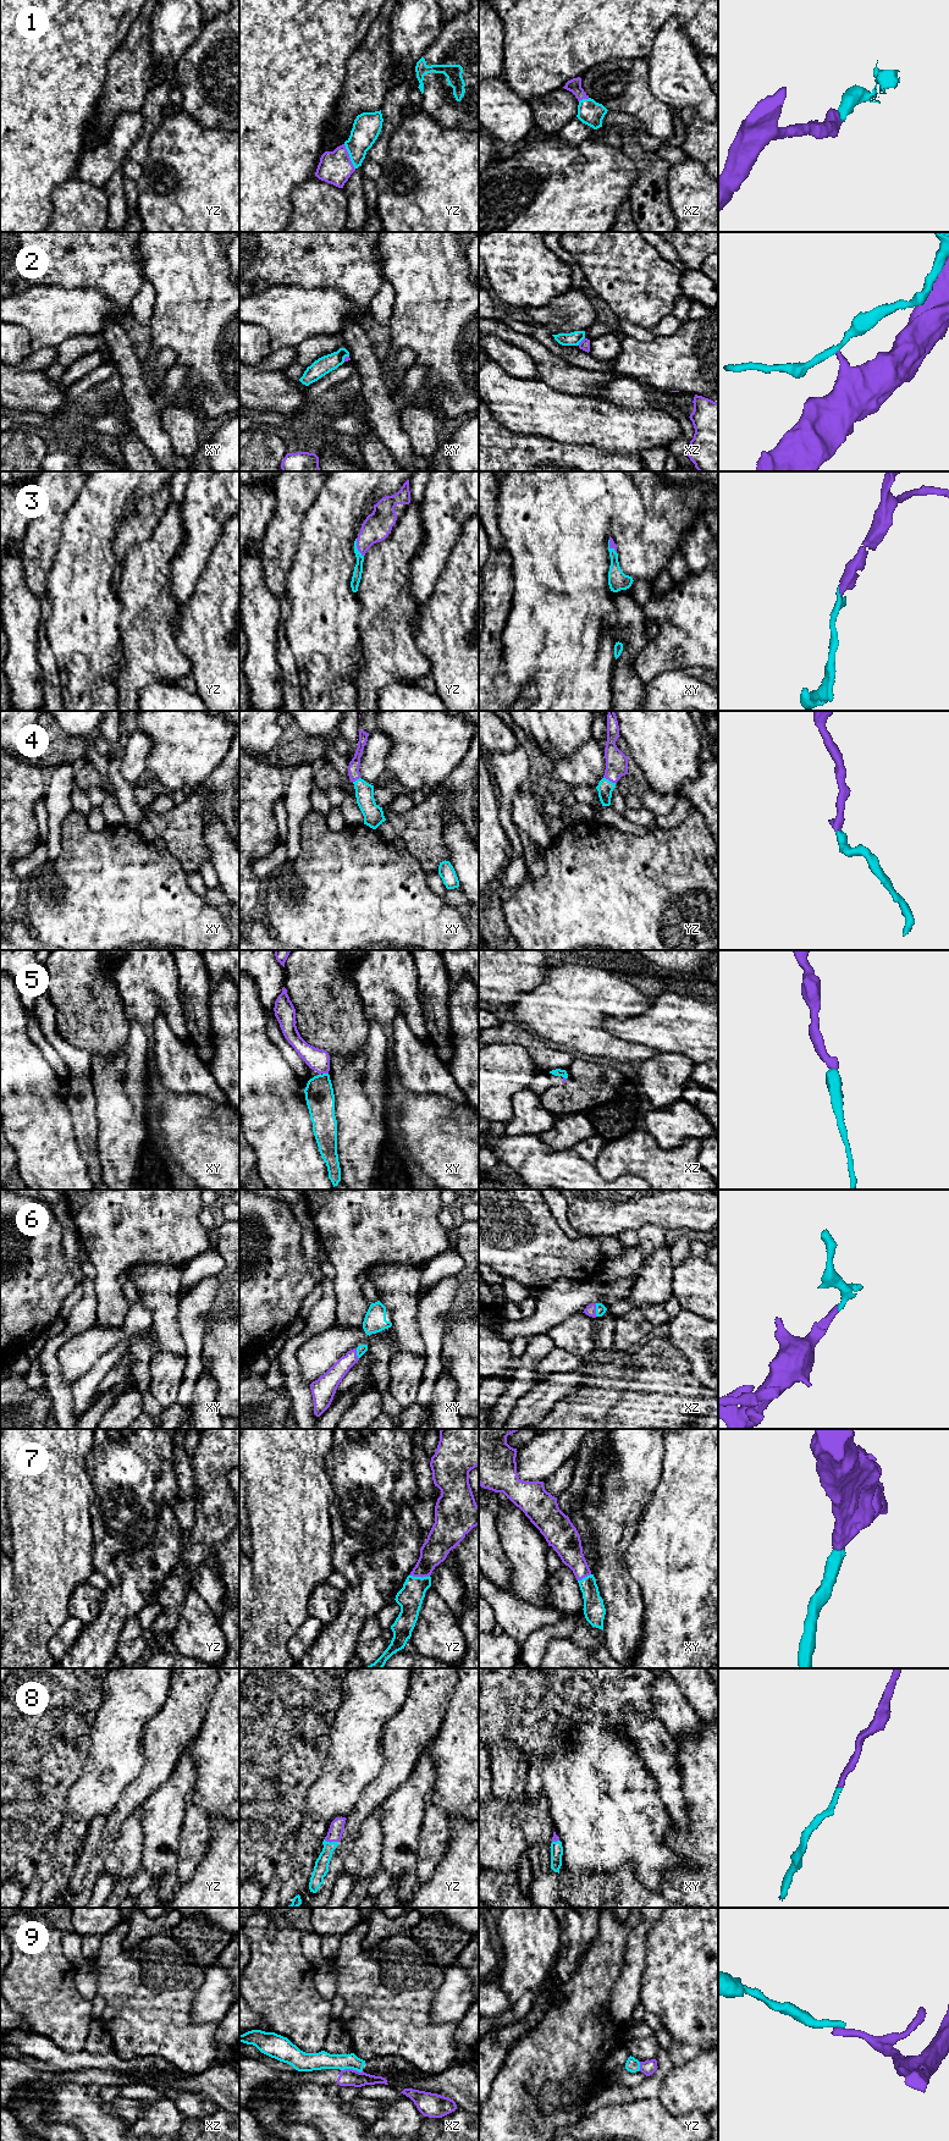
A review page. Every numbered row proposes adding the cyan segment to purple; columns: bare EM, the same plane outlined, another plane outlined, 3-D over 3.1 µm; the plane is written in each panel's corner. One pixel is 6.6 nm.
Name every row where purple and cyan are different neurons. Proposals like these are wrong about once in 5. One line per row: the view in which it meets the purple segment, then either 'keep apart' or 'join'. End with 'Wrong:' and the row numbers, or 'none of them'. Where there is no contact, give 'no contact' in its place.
1: yz | join
2: xz | keep apart
3: yz | join
4: yz | join
5: xy | join
6: xz | join
7: yz | join
8: yz | join
9: xz | keep apart
Wrong: 2, 9

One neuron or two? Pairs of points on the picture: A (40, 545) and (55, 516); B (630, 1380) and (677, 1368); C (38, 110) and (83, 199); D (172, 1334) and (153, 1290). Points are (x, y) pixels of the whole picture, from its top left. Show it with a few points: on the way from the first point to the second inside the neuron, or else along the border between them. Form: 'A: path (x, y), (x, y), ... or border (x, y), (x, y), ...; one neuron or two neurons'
A: path (43, 537), (44, 529), (50, 523); one neuron
B: path (641, 1380), (655, 1380), (666, 1370); one neuron
C: border (75, 175), (64, 181), (50, 196); two neurons
D: path (164, 1323), (163, 1301); one neuron

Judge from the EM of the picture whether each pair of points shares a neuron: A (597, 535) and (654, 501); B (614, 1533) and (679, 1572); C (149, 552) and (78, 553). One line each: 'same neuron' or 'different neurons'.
A: different neurons
B: different neurons
C: different neurons

